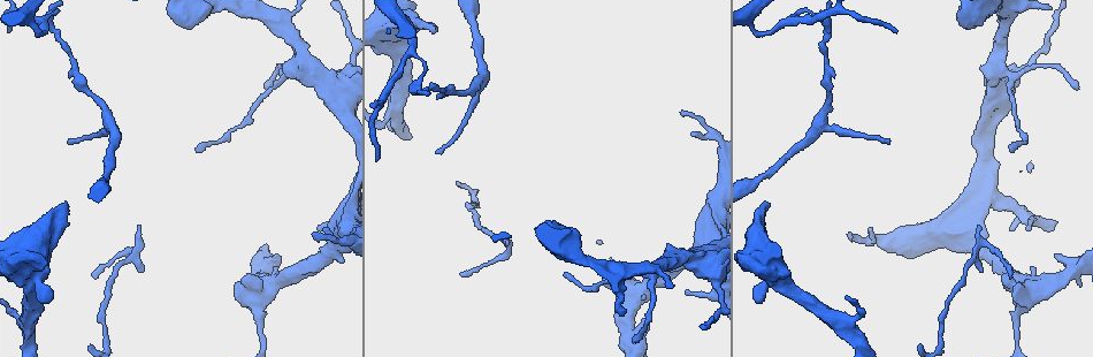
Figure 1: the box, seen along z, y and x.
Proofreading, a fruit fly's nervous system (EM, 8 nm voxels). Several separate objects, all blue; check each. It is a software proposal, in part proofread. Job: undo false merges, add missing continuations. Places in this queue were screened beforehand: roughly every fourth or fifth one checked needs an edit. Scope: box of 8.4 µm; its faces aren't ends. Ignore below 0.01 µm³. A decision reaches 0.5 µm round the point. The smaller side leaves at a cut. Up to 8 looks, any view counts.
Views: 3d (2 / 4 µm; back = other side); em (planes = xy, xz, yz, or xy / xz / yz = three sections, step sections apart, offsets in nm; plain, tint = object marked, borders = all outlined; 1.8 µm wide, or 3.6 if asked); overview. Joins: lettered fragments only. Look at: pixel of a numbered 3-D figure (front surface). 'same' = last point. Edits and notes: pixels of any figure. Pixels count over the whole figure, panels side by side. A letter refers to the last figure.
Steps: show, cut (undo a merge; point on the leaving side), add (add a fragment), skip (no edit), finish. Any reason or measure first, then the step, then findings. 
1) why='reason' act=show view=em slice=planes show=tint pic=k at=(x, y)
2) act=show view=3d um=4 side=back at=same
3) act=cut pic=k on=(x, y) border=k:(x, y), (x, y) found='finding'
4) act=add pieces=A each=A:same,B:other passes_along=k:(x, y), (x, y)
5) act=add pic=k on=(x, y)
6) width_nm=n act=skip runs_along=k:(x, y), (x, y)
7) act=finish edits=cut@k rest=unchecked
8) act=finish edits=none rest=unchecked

act=show view=em slice=planes show=borders pic=1 at=(979, 272)

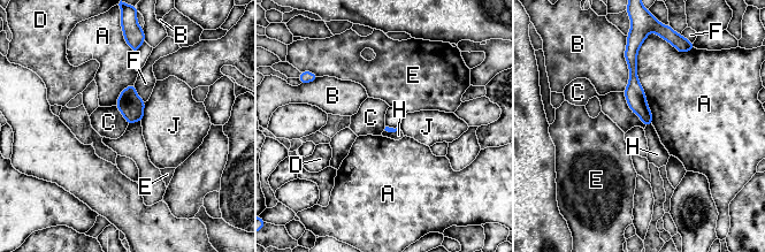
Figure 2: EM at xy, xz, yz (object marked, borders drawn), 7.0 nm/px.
act=skip each=A:other,B:other,C:other,D:other,E:other,F:other,H:other,J:other runs_along=2:(629, 58), (634, 93), (648, 122) found='none of them fits'

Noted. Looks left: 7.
why='an open end' act=show view=3d um=2 pic=1 at=(770, 204)

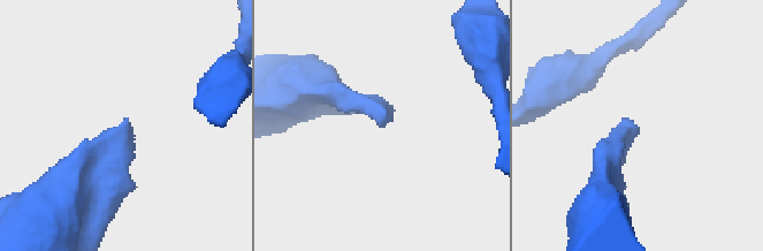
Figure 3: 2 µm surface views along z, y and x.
why='now the EM' act=show view=em um=3.6 slice=planes show=borders pic=3 at=(633, 121)

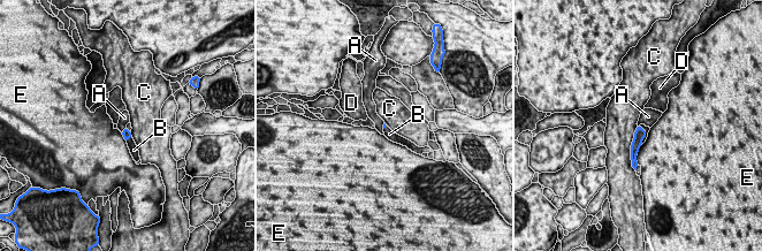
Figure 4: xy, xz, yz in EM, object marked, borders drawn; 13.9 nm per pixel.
act=add pieces=B each=A:other,B:same,C:other,D:other,E:other passes_along=4:(640, 134), (646, 135), (644, 127) found='it goes on there'

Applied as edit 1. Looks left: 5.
act=show view=overview

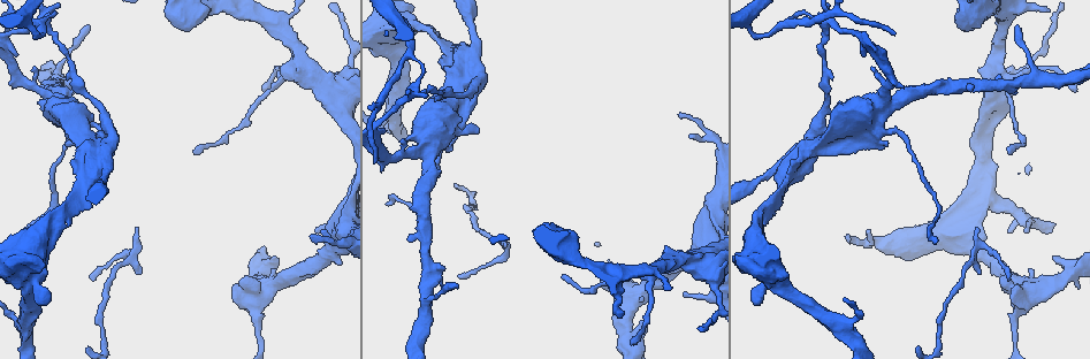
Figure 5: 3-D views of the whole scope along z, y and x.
why='branch stops here' act=show view=3d um=4 pic=5 at=(641, 321)

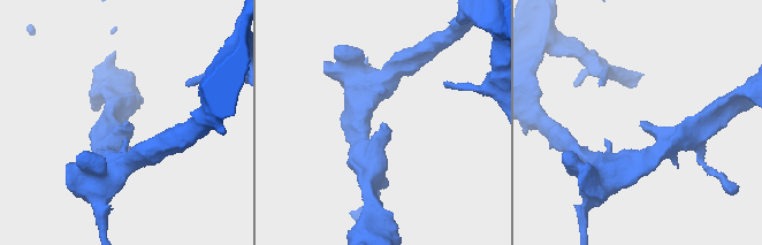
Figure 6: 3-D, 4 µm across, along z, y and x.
act=show view=em slice=yz step=16 show=borders pic=6 at=(640, 124)

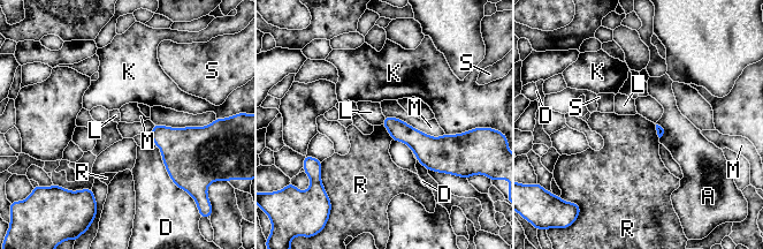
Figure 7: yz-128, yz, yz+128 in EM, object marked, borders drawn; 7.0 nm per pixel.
longest_contact=M:440nm act=skip each=A:other,D:other,K:other,L:other,M:other,R:other,S:other border=7:(382, 125), (393, 138) found='no lettered fragment goes on from it'

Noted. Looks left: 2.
act=finish edits=add@4 rest=unchecked

